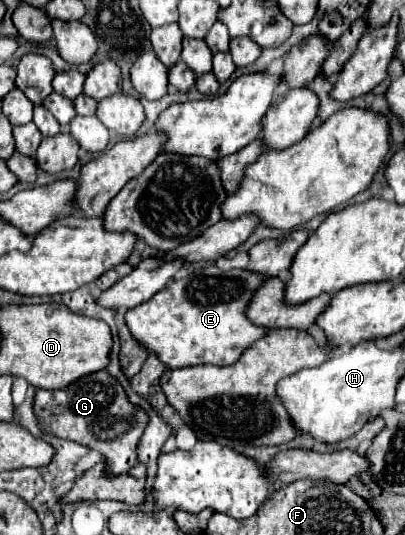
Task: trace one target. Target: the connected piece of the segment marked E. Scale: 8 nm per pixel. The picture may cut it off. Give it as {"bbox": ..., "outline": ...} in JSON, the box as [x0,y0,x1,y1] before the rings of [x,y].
{"bbox":[125,266,265,368],"outline":[[[217,266],[199,268],[187,278],[169,282],[149,302],[127,310],[125,324],[147,352],[155,354],[169,368],[199,364],[229,366],[237,362],[245,348],[265,334],[265,330],[253,326],[245,318],[245,306],[263,280],[261,274],[249,270],[219,270]]]}

